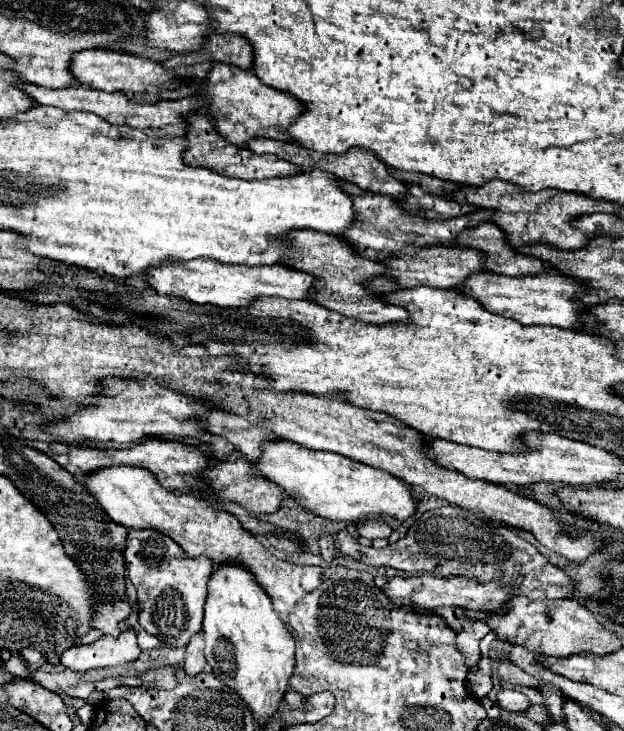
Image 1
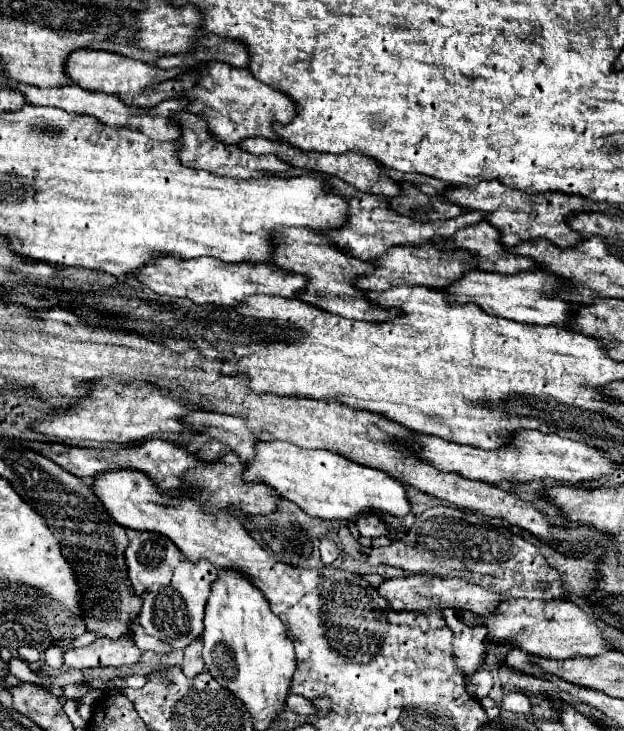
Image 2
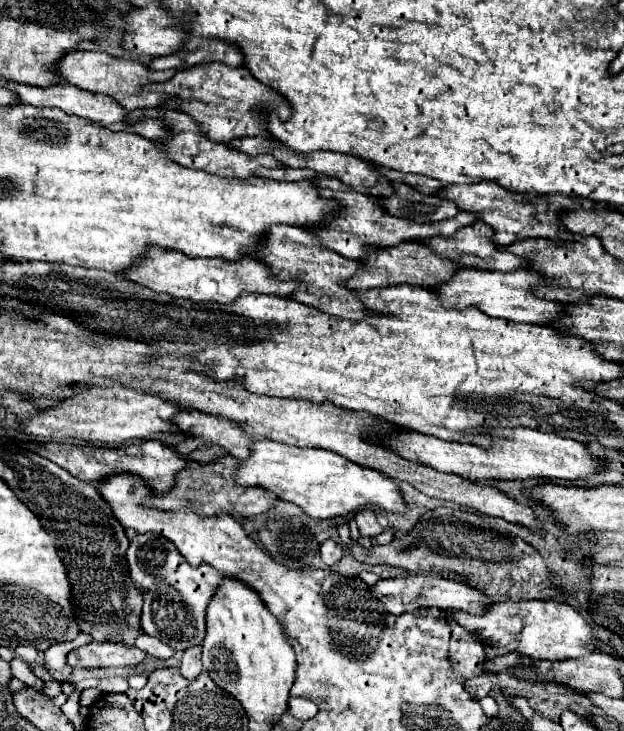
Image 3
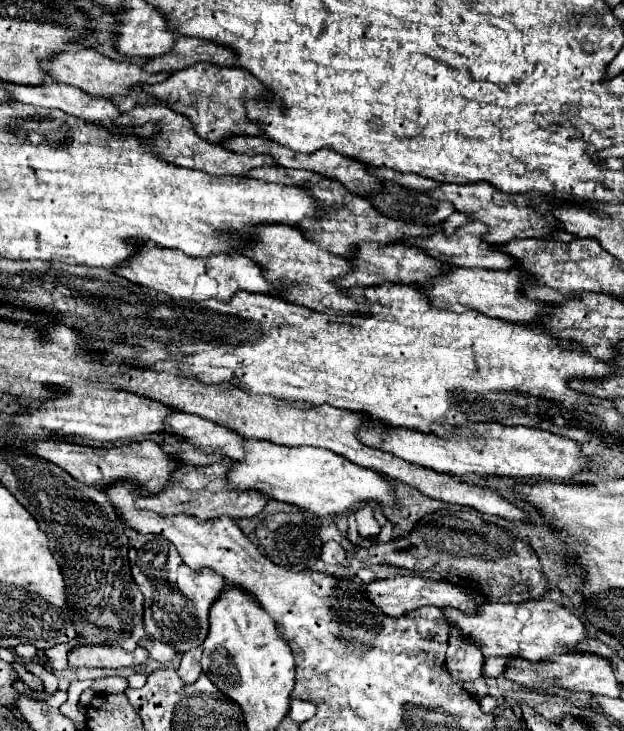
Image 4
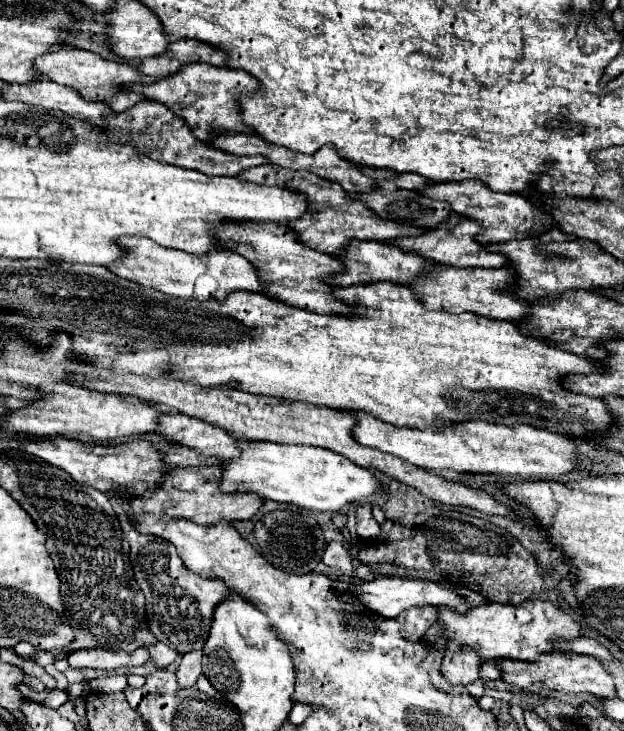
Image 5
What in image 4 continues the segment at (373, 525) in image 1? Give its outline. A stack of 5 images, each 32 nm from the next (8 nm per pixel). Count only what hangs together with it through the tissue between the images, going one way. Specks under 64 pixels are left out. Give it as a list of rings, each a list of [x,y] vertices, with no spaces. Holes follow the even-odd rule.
[[[370,506],[356,510],[356,522],[358,522],[358,534],[362,538],[376,538],[380,534],[380,524],[376,522]]]

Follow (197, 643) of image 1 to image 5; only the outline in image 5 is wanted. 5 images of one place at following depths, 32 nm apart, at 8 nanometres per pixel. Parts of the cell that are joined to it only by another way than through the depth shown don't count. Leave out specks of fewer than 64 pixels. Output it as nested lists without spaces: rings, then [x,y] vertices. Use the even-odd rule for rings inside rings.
[[[192,650],[192,652],[186,652],[182,656],[182,662],[180,662],[178,672],[176,672],[180,688],[190,688],[190,686],[196,684],[196,678],[202,674],[200,660],[202,660],[202,652],[200,650]]]

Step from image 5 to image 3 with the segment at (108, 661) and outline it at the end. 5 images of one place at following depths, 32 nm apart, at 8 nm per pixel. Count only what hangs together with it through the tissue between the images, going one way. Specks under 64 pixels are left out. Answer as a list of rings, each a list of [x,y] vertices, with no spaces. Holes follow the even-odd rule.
[[[90,642],[68,654],[68,666],[72,668],[96,668],[96,666],[136,666],[146,658],[140,648],[126,648],[112,642]]]

